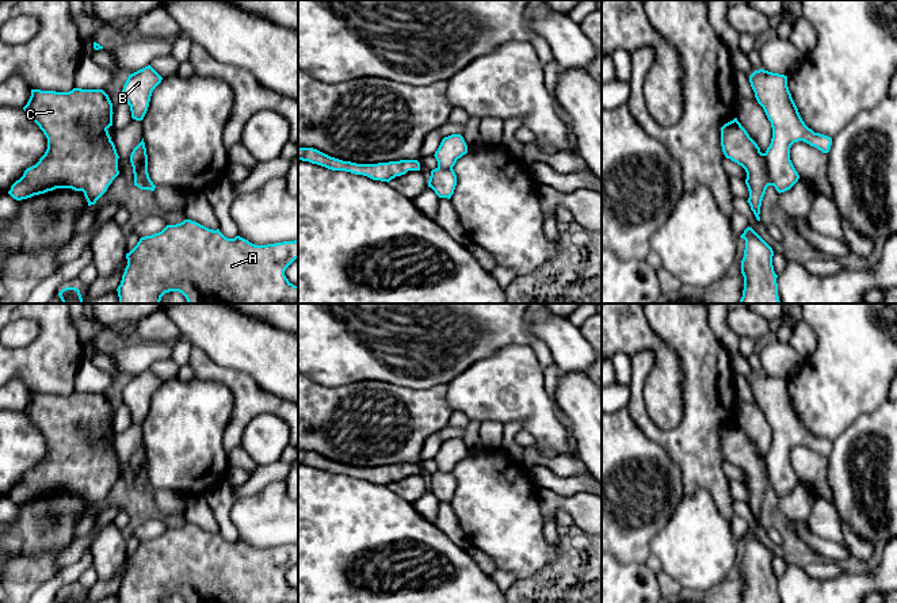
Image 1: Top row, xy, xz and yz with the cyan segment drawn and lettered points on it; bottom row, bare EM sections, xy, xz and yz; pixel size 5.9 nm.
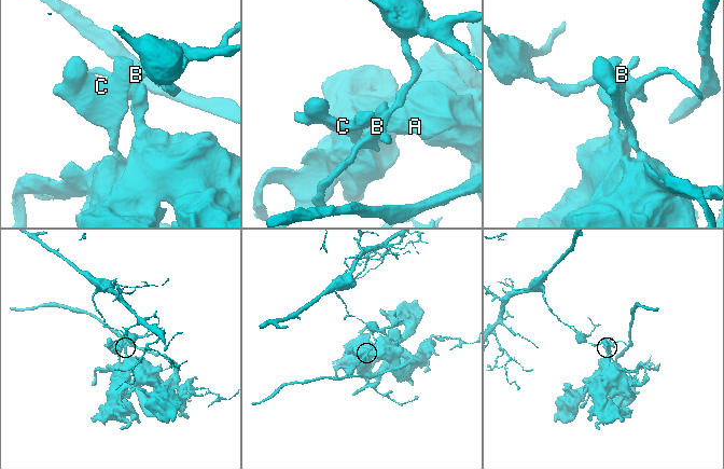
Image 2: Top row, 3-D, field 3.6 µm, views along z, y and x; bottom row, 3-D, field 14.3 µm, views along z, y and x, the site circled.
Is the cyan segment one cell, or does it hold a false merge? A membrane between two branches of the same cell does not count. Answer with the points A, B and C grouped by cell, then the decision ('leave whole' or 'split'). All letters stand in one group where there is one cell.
groups A B C; leave whole

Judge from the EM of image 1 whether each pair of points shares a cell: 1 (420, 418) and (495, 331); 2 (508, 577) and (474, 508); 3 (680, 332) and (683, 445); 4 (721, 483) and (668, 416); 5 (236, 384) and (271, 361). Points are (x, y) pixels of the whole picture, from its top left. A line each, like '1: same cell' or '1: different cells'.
1: different cells
2: different cells
3: same cell
4: different cells
5: different cells

